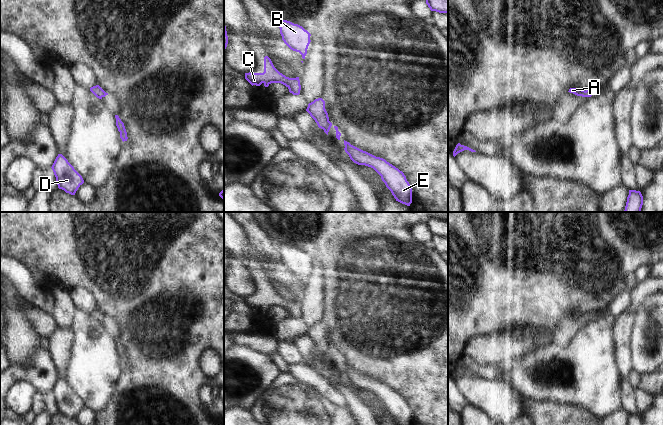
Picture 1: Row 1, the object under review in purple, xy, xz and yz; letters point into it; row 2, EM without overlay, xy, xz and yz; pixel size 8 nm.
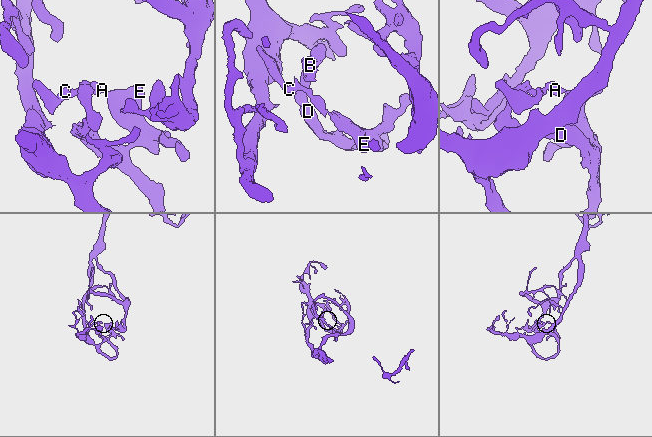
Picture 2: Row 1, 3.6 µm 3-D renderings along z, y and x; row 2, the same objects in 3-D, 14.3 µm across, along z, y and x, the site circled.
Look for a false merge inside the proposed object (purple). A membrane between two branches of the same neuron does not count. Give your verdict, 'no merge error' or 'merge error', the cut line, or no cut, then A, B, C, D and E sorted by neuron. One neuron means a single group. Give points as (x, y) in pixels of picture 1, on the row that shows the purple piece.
merge error | xz (328, 120), (323, 129) | A C / B D E

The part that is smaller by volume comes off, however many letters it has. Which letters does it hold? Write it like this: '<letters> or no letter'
A, C

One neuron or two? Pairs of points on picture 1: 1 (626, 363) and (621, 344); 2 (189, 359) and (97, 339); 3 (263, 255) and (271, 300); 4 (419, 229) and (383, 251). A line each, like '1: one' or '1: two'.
1: one
2: two
3: two
4: two

